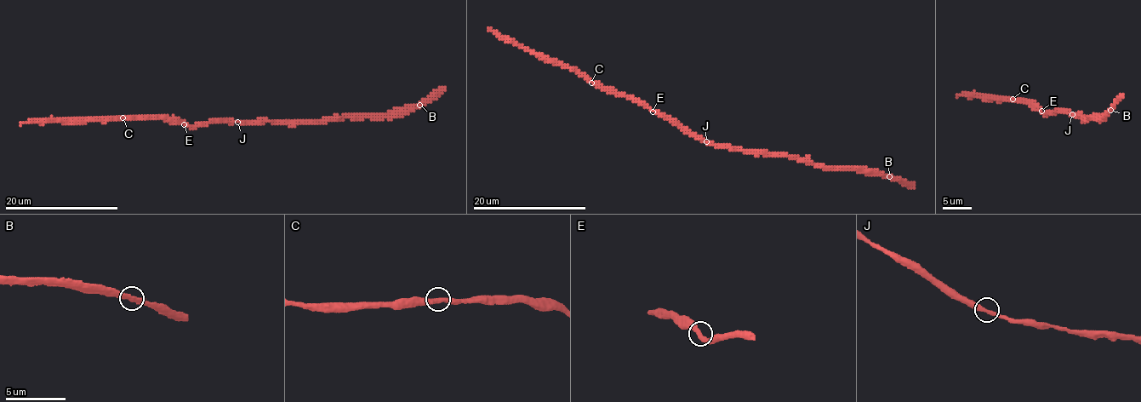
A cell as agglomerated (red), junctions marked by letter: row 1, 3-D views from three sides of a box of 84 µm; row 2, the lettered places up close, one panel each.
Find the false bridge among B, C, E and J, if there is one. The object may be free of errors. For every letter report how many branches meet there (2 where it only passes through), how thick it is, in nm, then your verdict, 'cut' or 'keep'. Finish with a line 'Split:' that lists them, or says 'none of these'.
B: 2 branches meet; 400 nm thick; keep
C: 2 branches meet; 380 nm thick; keep
E: 2 branches meet; 380 nm thick; keep
J: 2 branches meet; 380 nm thick; keep
Split: none of these

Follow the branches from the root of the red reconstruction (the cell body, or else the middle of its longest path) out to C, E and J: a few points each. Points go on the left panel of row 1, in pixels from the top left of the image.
C: (225, 123), (186, 125), (164, 119), (122, 117)
E: (225, 123), (184, 124)
J: (225, 123), (237, 122)

